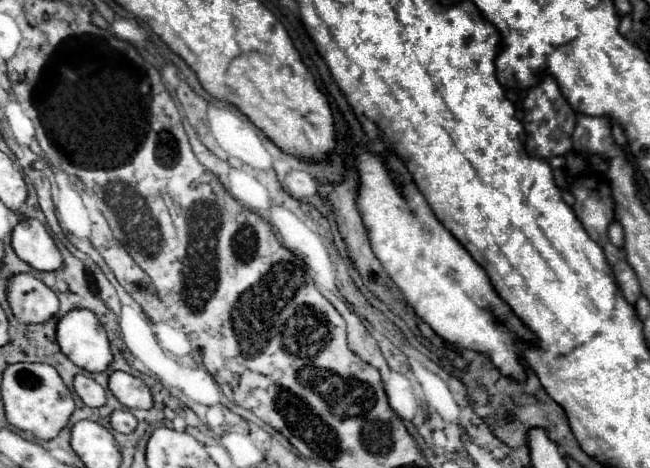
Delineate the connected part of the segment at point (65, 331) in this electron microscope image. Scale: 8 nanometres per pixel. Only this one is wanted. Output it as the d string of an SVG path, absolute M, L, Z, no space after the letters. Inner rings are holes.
M69 310L59 318L55 336L61 352L87 372L101 372L113 360L107 334L91 310Z

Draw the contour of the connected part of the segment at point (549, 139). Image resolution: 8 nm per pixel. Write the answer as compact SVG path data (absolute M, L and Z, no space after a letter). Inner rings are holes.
M543 76L543 80L537 86L531 86L527 92L527 98L523 102L525 108L525 134L527 134L527 152L537 158L553 158L561 156L571 150L571 134L575 128L575 112L561 94L561 88L557 86L553 76Z

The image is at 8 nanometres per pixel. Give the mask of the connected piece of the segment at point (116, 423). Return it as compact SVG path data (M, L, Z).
M115 410L109 418L111 422L111 428L117 430L117 432L123 432L123 434L129 434L135 430L137 426L137 418L129 412L129 410Z

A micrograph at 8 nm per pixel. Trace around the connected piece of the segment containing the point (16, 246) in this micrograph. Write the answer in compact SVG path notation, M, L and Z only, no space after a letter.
M23 218L13 228L11 246L15 254L27 264L31 264L35 270L51 272L59 270L63 264L53 238L45 230L45 226L35 218Z

